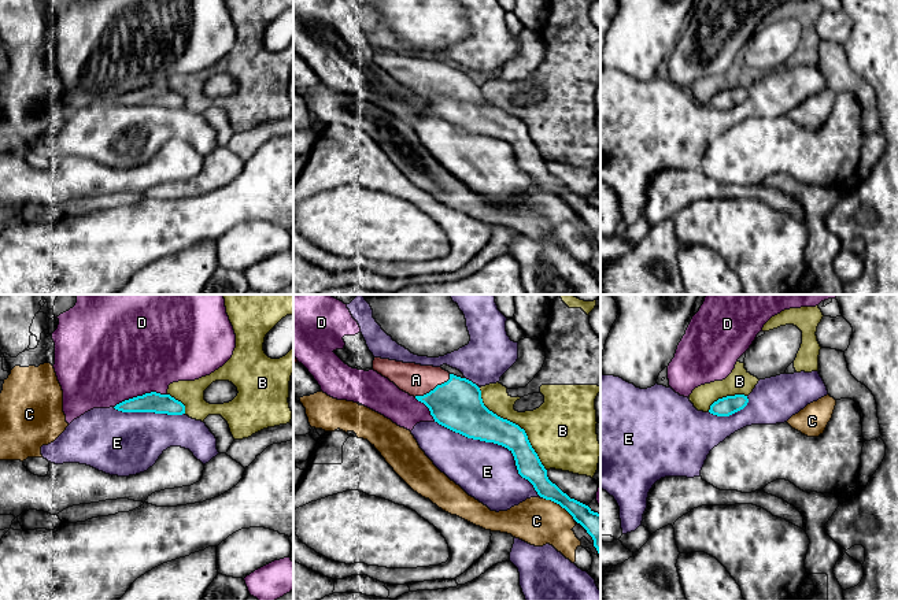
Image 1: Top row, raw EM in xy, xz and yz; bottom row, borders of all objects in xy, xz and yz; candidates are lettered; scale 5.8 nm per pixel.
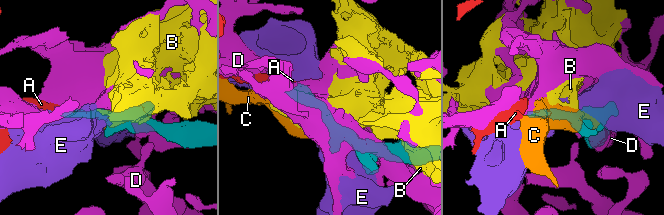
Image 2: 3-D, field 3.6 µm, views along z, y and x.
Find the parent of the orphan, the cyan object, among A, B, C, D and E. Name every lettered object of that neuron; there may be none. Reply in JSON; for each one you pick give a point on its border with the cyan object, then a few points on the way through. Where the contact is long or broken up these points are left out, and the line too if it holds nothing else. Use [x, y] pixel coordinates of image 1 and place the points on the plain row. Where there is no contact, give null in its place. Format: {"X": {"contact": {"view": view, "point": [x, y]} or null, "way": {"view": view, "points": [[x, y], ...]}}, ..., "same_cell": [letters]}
{"A": {"contact": {"view": "xz", "point": [435, 81]}, "way": {"view": "xz", "points": [[457, 97], [435, 81], [416, 73]]}}, "same_cell": ["A"]}

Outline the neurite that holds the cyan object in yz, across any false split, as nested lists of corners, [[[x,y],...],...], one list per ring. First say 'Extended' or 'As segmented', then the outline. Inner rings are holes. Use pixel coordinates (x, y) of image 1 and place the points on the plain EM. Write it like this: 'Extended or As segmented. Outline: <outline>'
As segmented. Outline: [[[735,88],[718,92],[710,99],[709,105],[717,110],[729,110],[740,103],[743,103],[749,96],[747,89]]]

